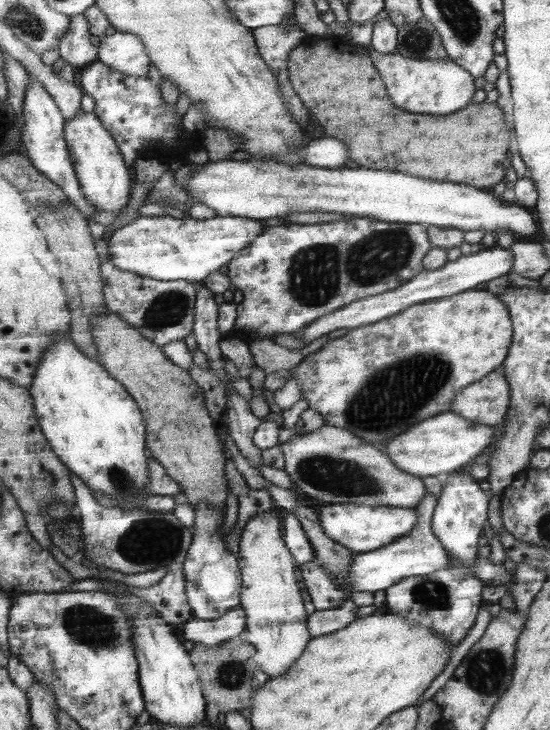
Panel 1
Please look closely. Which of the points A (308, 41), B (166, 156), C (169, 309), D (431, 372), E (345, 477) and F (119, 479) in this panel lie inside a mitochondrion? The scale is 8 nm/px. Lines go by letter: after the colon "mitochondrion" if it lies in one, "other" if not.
A: other
B: other
C: mitochondrion
D: mitochondrion
E: mitochondrion
F: mitochondrion

